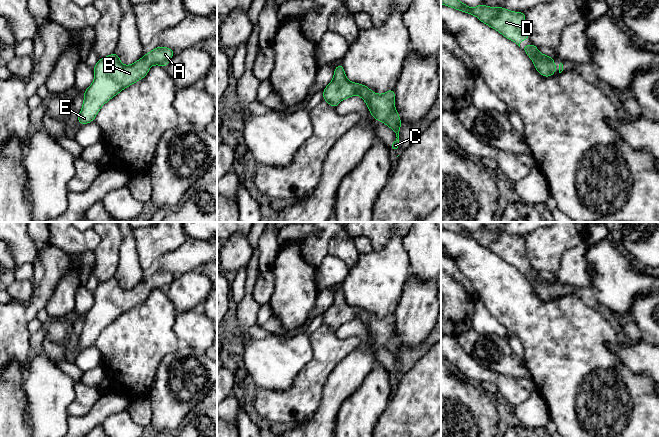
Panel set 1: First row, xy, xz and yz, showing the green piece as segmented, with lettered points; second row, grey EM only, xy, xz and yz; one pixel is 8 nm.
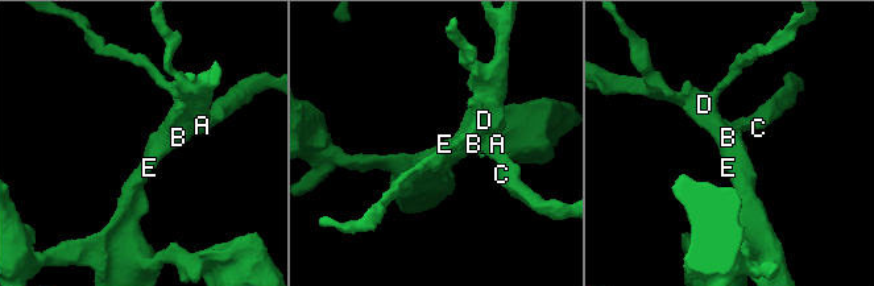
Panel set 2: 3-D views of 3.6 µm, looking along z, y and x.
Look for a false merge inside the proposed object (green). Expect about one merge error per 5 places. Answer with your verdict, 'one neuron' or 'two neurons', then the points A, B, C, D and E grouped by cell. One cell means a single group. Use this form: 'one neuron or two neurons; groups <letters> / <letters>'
one neuron; groups A B C D E

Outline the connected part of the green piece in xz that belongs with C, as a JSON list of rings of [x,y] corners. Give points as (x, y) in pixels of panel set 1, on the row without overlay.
[[[340,287],[334,293],[332,305],[323,314],[323,324],[335,332],[342,324],[354,319],[360,320],[365,325],[374,343],[385,347],[394,355],[397,362],[389,372],[394,375],[398,374],[401,343],[395,333],[394,313],[390,313],[384,318],[373,317],[367,310],[349,305],[343,289]]]

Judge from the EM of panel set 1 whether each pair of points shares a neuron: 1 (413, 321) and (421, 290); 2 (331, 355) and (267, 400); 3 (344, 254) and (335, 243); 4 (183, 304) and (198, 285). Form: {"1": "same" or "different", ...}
{"1": "same", "2": "same", "3": "same", "4": "same"}

